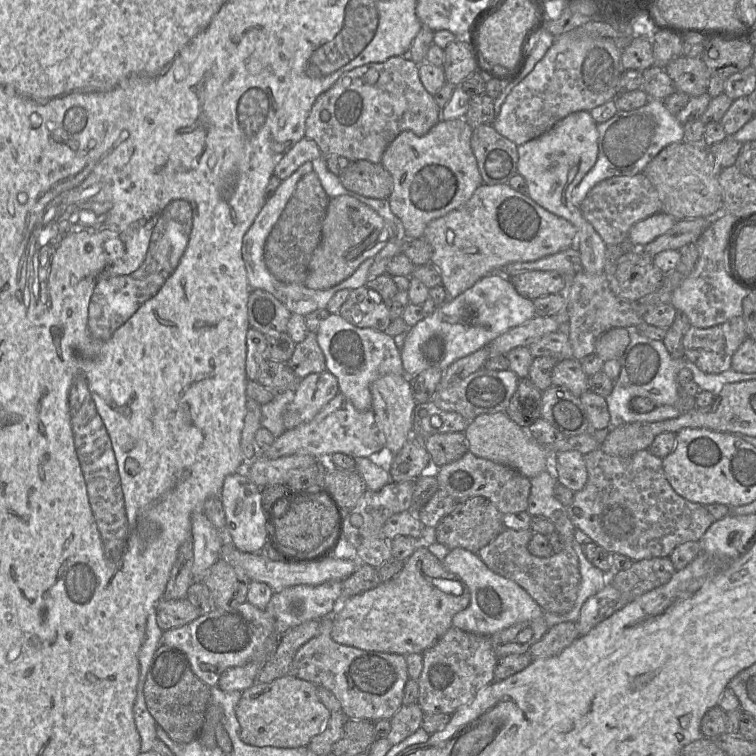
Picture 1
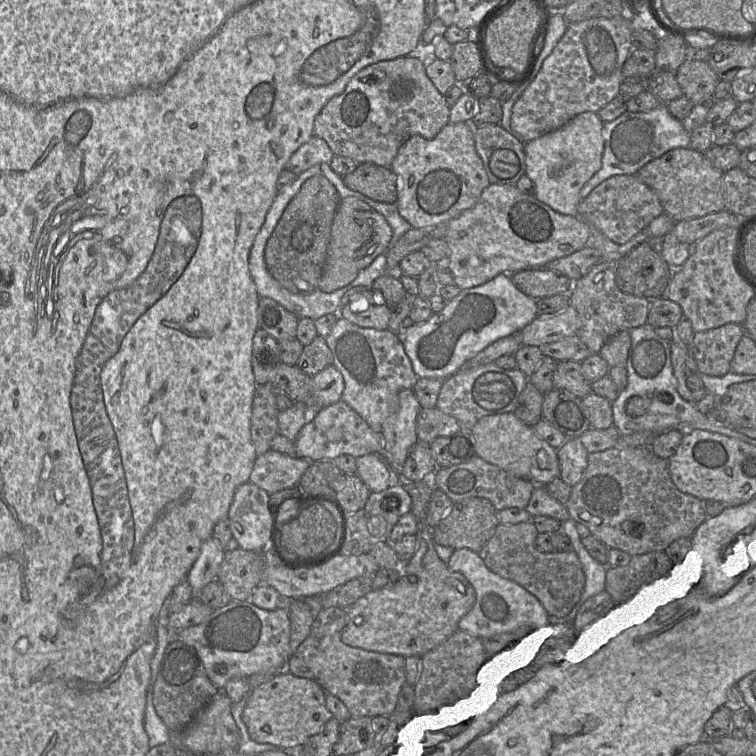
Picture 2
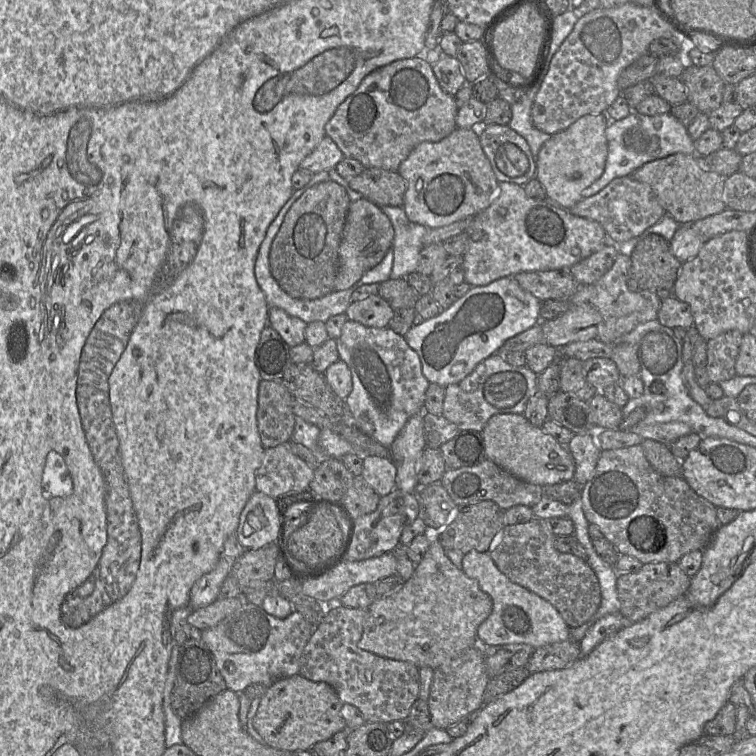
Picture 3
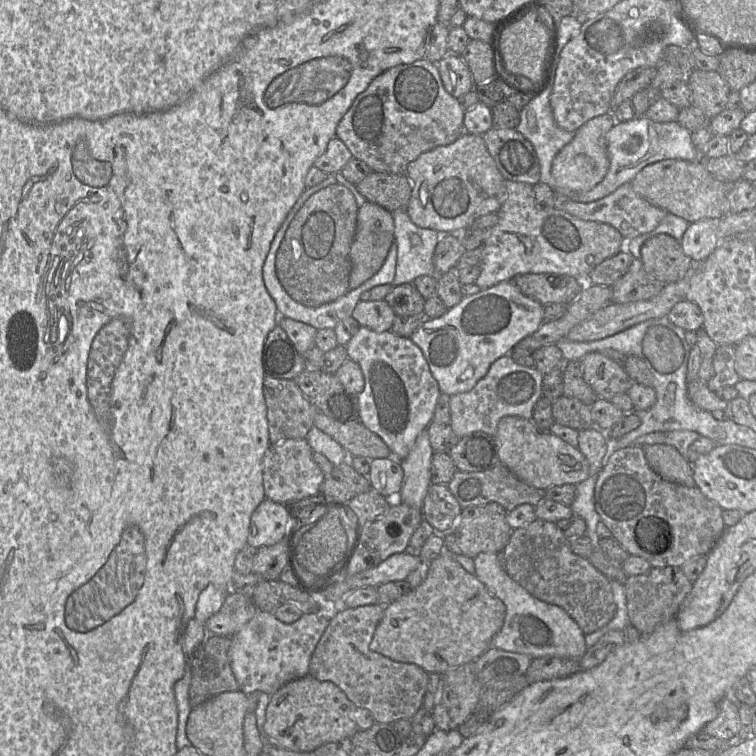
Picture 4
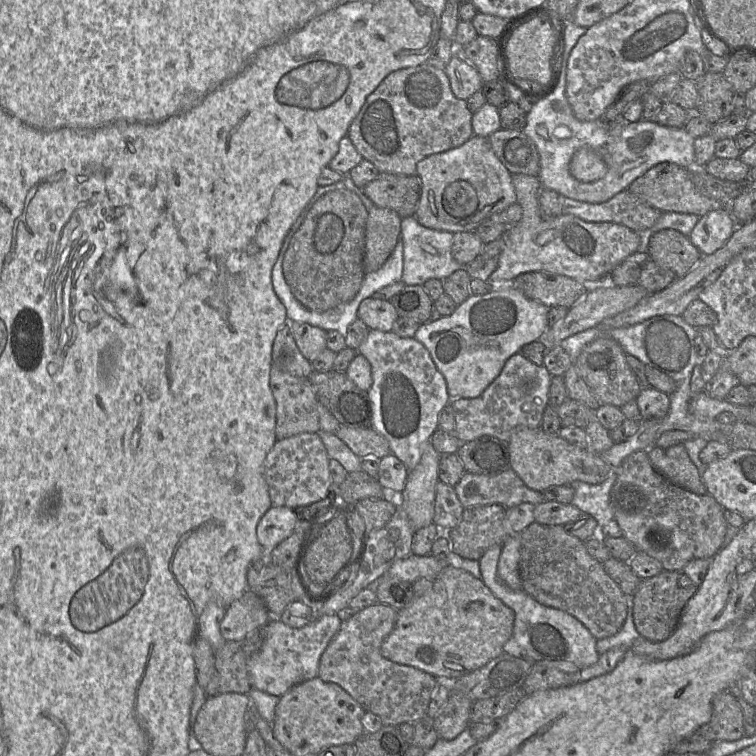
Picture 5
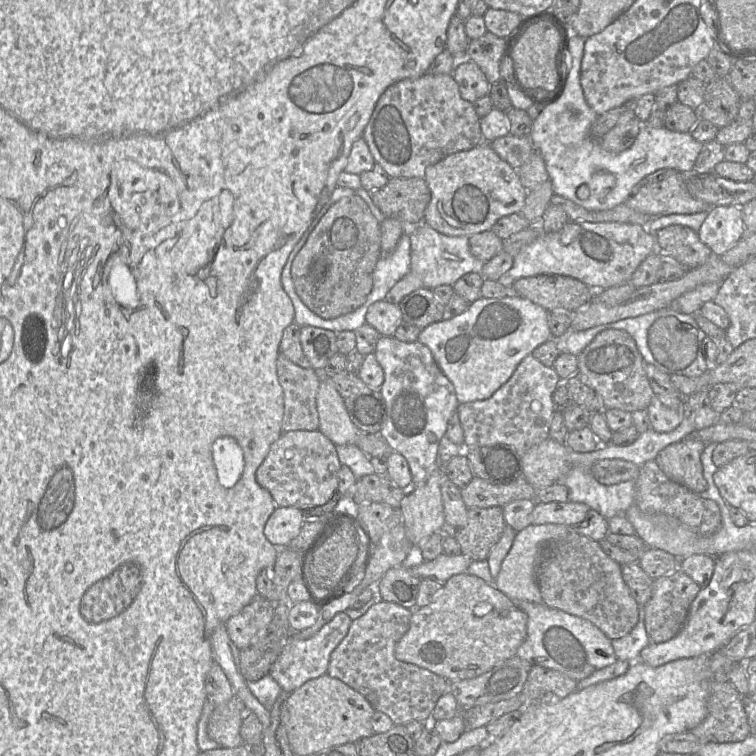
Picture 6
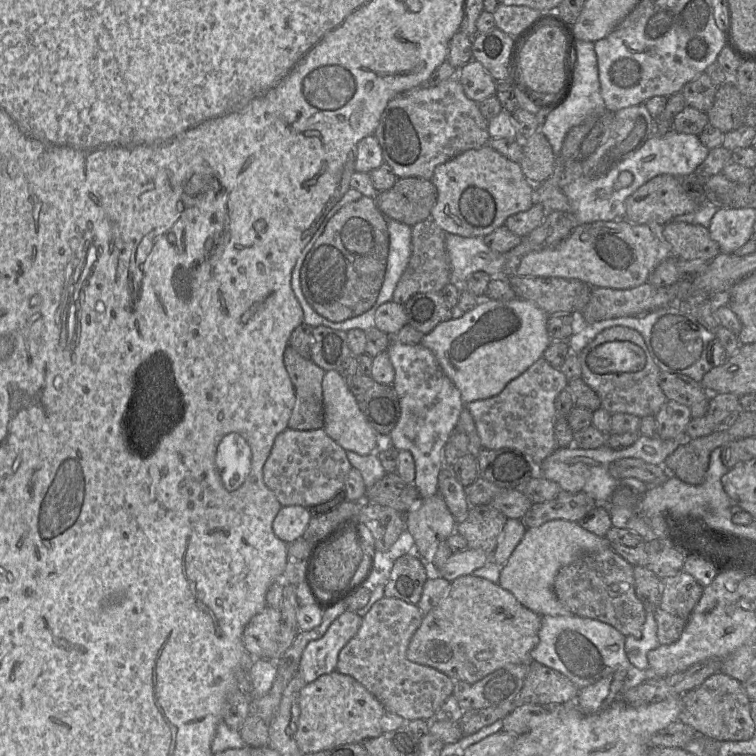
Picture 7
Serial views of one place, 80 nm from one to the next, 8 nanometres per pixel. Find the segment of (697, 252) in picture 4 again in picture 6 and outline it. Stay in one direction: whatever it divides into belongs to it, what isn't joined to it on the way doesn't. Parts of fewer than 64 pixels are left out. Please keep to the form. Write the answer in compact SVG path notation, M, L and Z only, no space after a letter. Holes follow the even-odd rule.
M711 207L697 233L699 239L711 249L714 255L722 255L733 248L746 233L741 208Z

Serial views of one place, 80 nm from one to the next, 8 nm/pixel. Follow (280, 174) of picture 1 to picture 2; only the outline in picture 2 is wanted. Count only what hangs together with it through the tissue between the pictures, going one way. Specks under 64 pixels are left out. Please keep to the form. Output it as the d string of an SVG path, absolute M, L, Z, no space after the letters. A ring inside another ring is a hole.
M313 136L291 155L285 169L299 175L314 165L330 164L334 156L323 139Z

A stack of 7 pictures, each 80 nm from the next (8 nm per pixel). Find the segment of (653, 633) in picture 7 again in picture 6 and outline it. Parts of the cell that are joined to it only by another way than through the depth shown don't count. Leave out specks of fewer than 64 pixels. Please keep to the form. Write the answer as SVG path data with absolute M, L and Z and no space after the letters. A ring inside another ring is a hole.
M638 605L639 619L635 627L624 637L613 639L612 646L619 660L633 663L640 661L640 653L650 644L644 625L644 605Z

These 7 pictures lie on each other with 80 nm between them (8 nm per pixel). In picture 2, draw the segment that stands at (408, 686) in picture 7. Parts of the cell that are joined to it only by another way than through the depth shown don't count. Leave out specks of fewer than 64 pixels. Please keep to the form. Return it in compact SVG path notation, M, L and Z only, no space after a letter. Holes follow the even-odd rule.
M332 606L317 613L309 637L289 659L288 671L319 684L349 709L352 718L391 716L406 683L405 657L348 646L341 640L348 623L347 609Z

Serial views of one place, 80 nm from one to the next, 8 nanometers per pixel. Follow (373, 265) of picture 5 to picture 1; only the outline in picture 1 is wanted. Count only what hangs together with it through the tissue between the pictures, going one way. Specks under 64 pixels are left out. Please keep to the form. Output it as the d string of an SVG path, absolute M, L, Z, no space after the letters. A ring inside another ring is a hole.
M352 196L330 199L322 227L321 241L313 252L304 286L325 290L349 278L367 259L373 258L393 238L390 224L370 206Z

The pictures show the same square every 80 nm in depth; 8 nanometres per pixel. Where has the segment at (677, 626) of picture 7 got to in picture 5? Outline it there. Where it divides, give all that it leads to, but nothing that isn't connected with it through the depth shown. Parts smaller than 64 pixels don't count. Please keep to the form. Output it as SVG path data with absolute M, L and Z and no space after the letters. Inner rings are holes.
M663 570L656 576L641 579L633 599L633 620L638 633L652 642L662 642L674 632L681 613L698 587L683 571Z

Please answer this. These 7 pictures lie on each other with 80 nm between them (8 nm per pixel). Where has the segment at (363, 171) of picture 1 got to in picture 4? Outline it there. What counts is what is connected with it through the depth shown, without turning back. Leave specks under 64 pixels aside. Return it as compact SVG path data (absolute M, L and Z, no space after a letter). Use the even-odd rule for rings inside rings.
M372 171L356 184L358 192L368 201L393 212L406 210L412 183L405 174L389 174Z

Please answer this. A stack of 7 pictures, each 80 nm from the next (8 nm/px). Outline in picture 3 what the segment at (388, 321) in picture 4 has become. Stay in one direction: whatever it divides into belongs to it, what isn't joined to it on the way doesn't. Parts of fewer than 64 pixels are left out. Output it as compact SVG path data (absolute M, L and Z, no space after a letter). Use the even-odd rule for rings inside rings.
M377 294L351 302L345 315L349 320L366 327L386 328L393 318L394 310Z

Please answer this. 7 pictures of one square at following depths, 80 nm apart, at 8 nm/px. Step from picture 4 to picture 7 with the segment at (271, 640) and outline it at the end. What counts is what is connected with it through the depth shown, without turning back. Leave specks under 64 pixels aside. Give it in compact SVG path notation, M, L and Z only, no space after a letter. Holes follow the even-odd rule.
M345 611L331 623L323 637L307 644L298 668L306 684L336 671L340 651L356 635L361 621L362 617L356 613Z

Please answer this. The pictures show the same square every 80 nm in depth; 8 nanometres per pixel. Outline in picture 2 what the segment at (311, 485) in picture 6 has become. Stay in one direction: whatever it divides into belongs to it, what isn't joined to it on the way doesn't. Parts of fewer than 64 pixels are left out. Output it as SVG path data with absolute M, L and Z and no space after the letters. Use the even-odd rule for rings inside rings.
M269 449L255 460L249 482L268 494L297 487L311 462Z

